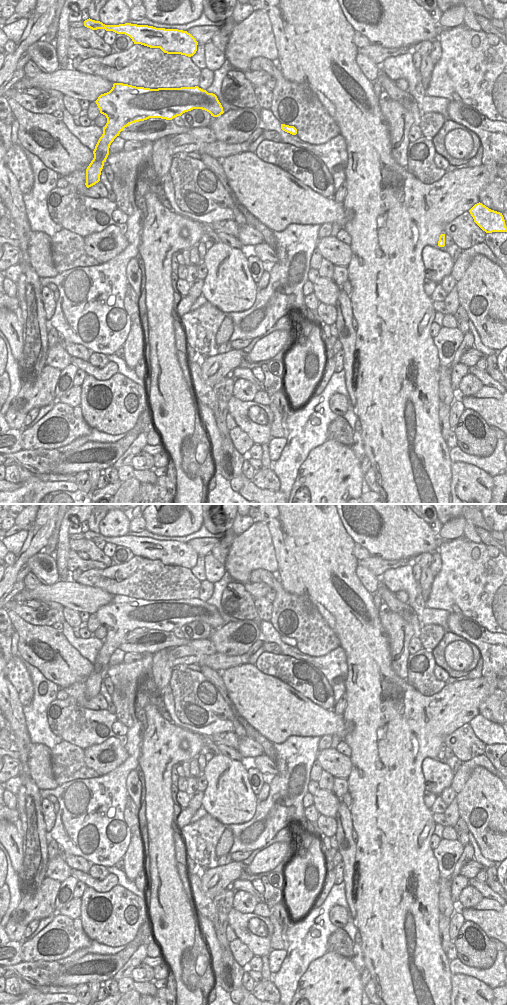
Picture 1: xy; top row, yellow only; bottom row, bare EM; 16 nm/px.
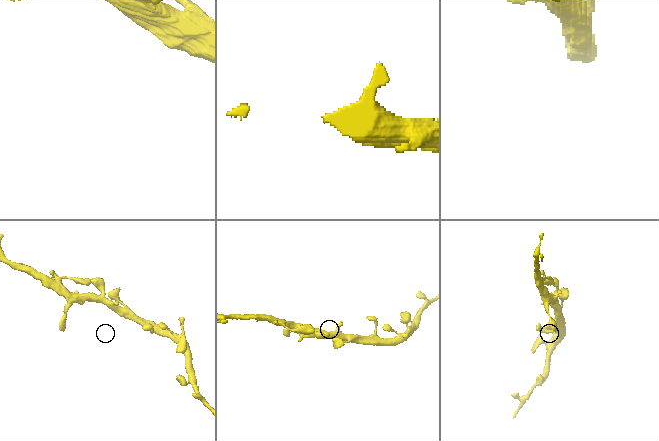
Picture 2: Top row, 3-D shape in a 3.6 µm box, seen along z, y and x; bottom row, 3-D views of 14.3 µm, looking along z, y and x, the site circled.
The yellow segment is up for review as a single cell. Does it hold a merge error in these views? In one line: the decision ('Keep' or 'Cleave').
Keep

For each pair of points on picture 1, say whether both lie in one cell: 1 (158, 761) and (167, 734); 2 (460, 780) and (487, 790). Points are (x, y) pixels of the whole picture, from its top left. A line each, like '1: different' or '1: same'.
1: same
2: different

